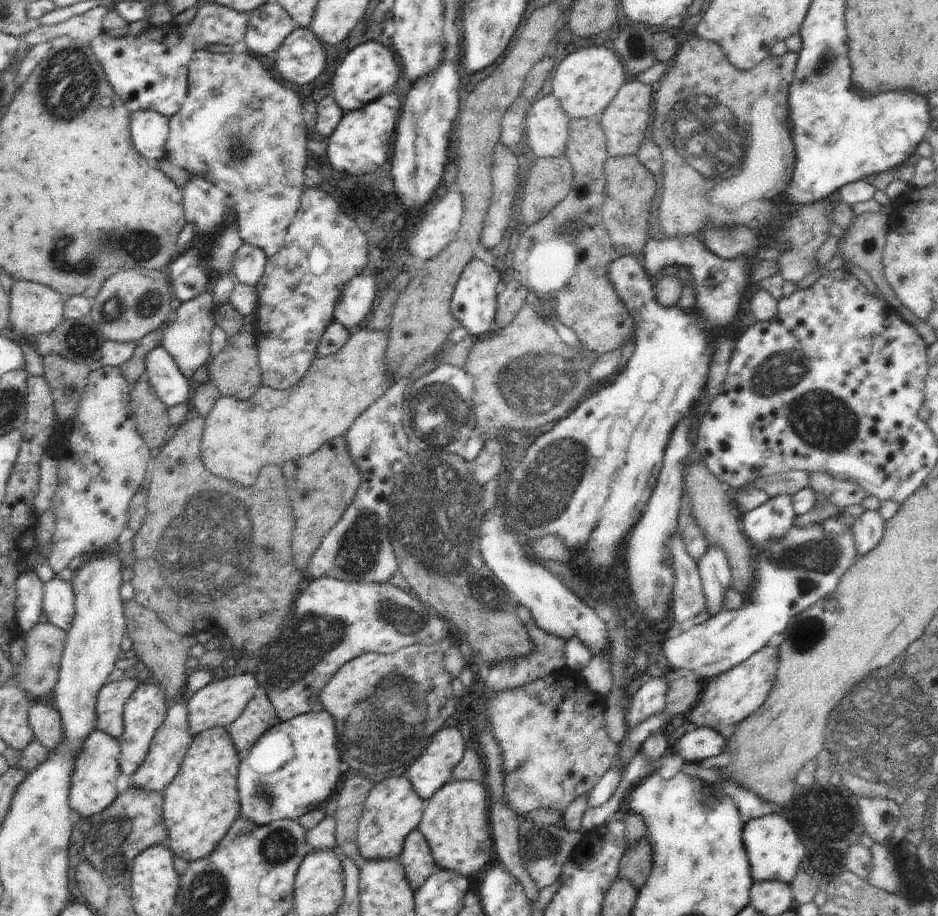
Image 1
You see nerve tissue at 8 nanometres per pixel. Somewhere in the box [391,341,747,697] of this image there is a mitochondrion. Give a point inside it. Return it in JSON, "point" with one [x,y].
{"point":[548,478]}

